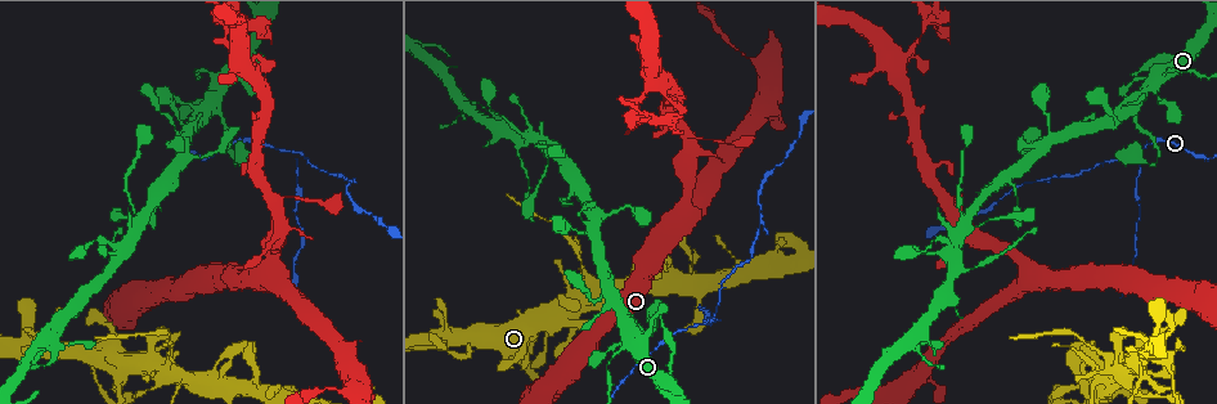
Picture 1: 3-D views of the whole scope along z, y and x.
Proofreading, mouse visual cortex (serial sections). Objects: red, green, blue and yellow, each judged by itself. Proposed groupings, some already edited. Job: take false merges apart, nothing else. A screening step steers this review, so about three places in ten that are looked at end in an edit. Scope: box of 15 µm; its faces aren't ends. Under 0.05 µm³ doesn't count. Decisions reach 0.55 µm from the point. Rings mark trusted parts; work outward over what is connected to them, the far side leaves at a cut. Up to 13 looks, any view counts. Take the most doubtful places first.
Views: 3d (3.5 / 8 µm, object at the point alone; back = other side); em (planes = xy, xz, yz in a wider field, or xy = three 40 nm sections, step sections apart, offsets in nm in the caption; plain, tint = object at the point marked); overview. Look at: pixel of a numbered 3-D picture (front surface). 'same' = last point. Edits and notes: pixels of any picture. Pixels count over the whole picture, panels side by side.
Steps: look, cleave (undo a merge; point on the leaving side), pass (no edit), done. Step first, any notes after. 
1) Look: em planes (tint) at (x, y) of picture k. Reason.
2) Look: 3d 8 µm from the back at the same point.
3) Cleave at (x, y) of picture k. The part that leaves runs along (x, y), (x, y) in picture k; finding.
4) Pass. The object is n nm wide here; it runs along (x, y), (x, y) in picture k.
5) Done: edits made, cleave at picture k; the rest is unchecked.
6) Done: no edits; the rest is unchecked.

Look: 3d 3.5 µm at (286, 149) of picture 1. Side arm on a straight run.

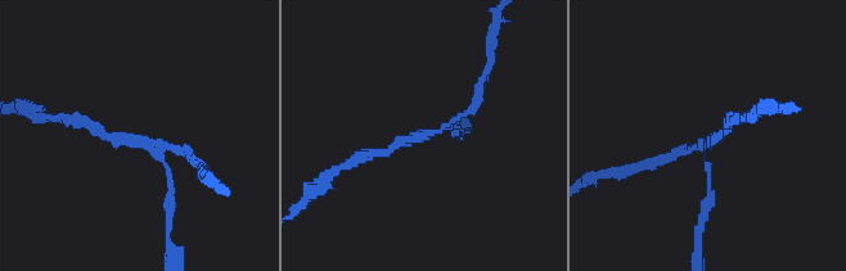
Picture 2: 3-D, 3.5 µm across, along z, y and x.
Look: em xy step 1 (tint) at (140, 141) of picture 2. Shape alone is not enough.

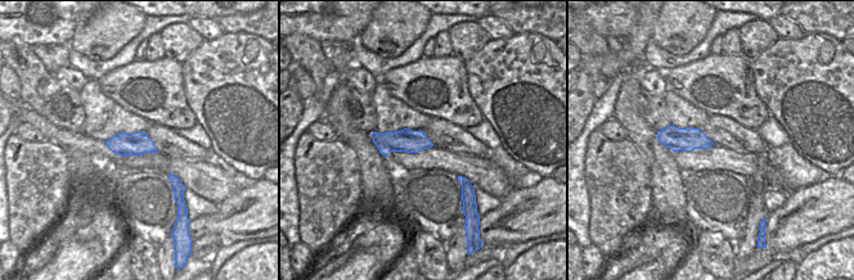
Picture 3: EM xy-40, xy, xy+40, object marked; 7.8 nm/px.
Look: em xy step 2 (tint) at the same point.

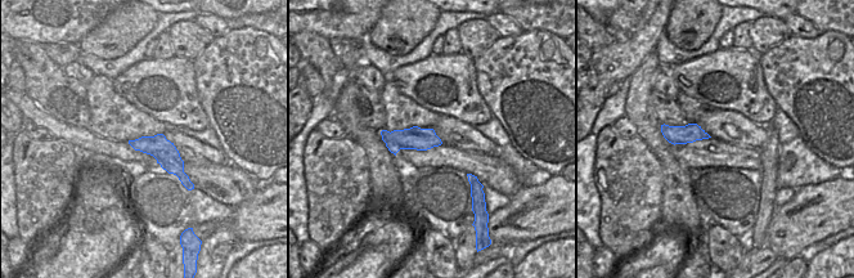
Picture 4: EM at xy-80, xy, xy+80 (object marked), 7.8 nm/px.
Cleave at (169, 197) of picture 2. 3 arms meet here; the part that leaves runs along (153, 152), (169, 171), (172, 192), (172, 262) in picture 2; two cells meet here.

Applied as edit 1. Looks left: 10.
Look: 3d 3.5 µm at (927, 21) of picture 1. Sharp bend.

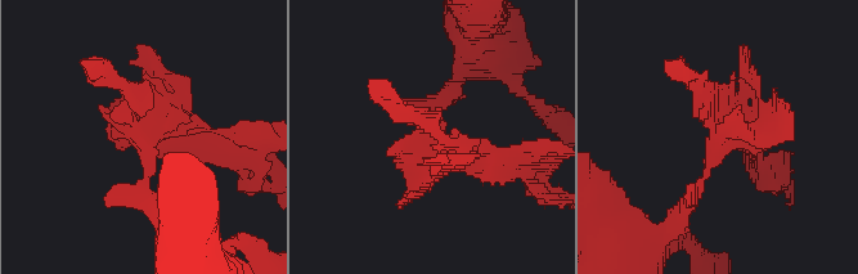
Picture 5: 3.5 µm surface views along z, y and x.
Pass. One cell here.

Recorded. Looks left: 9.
Look: 3d 3.5 µm at (1083, 344) of picture 1. Thick turns thin.

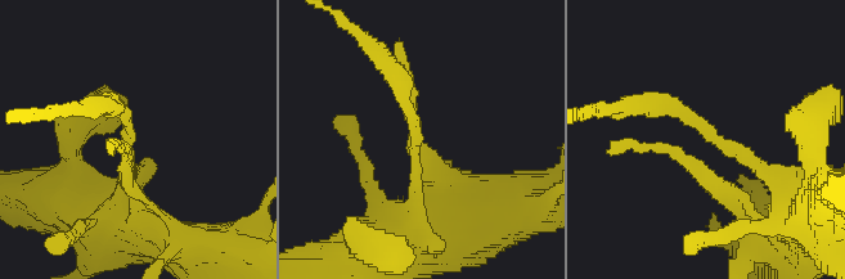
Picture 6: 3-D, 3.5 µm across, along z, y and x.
Look: em xy step 2 (tint) at (131, 138) of picture 6. The arms are 200, 200 nm wide; need the tissue.

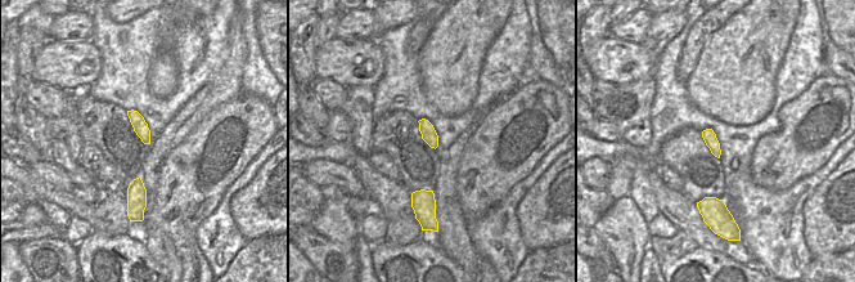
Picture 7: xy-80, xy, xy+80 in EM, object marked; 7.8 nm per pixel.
Cleave at (710, 129) of picture 6. Two cells meet here.

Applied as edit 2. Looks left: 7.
Look: 3d 3.5 µm at (517, 143) of picture 1. Three-way junction.

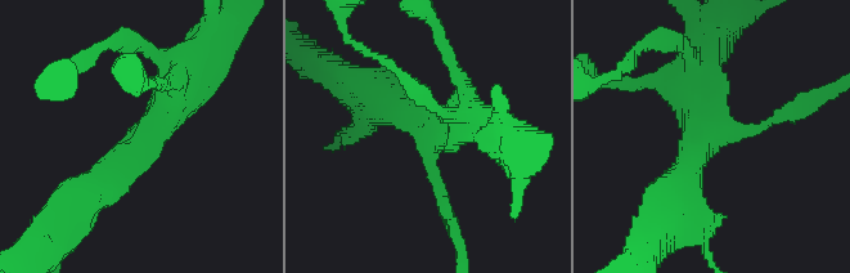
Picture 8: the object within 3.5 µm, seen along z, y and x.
Look: em xy step 5 (tint) at (140, 129) of picture 8. 3 arms meet here; the arms are 150, 350, 500 nm wide.

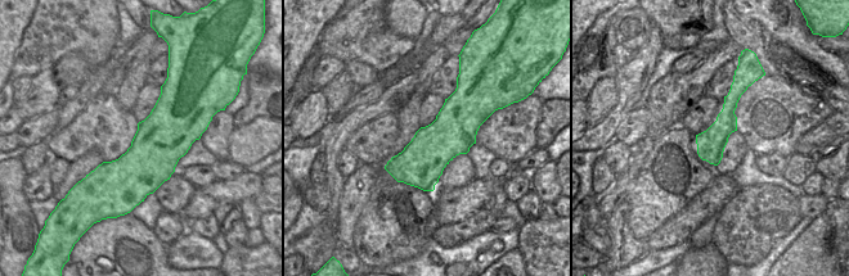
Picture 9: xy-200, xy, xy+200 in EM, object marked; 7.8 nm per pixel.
Pass. It runs along (467, 85), (459, 120), (400, 179) in picture 9; continuous, no second cell.

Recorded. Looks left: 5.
Look: 3d 3.5 µm at (608, 373) of picture 1. Narrows sharply.

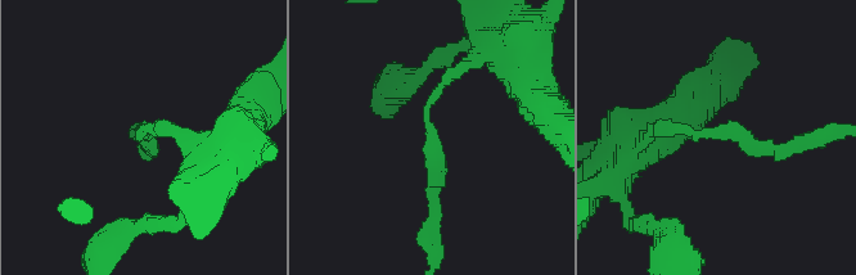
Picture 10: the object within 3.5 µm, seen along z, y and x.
Look: em planes (tint) at (138, 134) of picture 10. The arms are 150, 150 nm wide; now the EM.

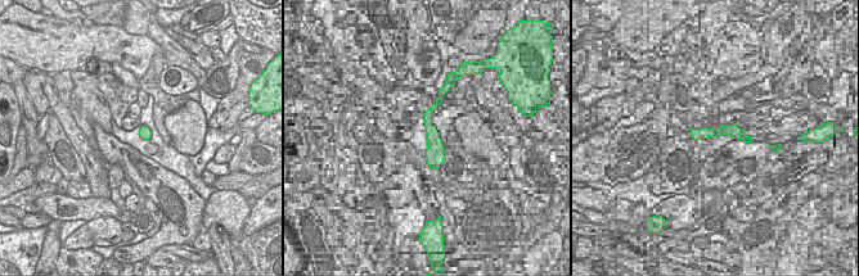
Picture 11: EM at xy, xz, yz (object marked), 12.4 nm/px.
Cleave at (429, 149) of picture 10. The object is 160 nm wide here; the part that leaves runs along (427, 107), (435, 153), (431, 222) in picture 10; a second cell is stuck on.

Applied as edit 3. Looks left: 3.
Done: edits made, cleave at picture 2, cleave at picture 6, cleave at picture 10; the rest is unchecked.

